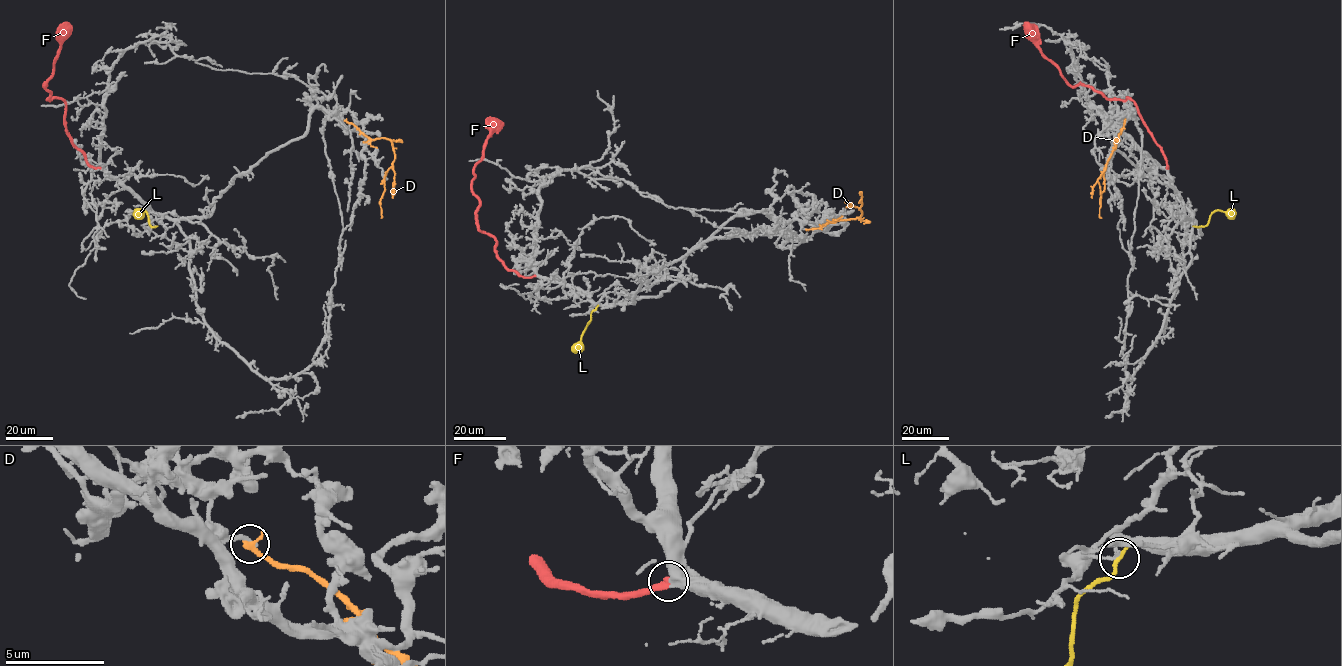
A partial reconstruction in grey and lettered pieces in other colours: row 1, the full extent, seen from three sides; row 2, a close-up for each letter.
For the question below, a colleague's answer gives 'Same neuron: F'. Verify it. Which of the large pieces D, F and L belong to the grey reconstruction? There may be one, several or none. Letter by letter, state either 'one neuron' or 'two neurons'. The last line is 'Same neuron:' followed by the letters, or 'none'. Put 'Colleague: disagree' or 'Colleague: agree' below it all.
D: two neurons
F: one neuron
L: two neurons
Same neuron: F
Colleague: agree

